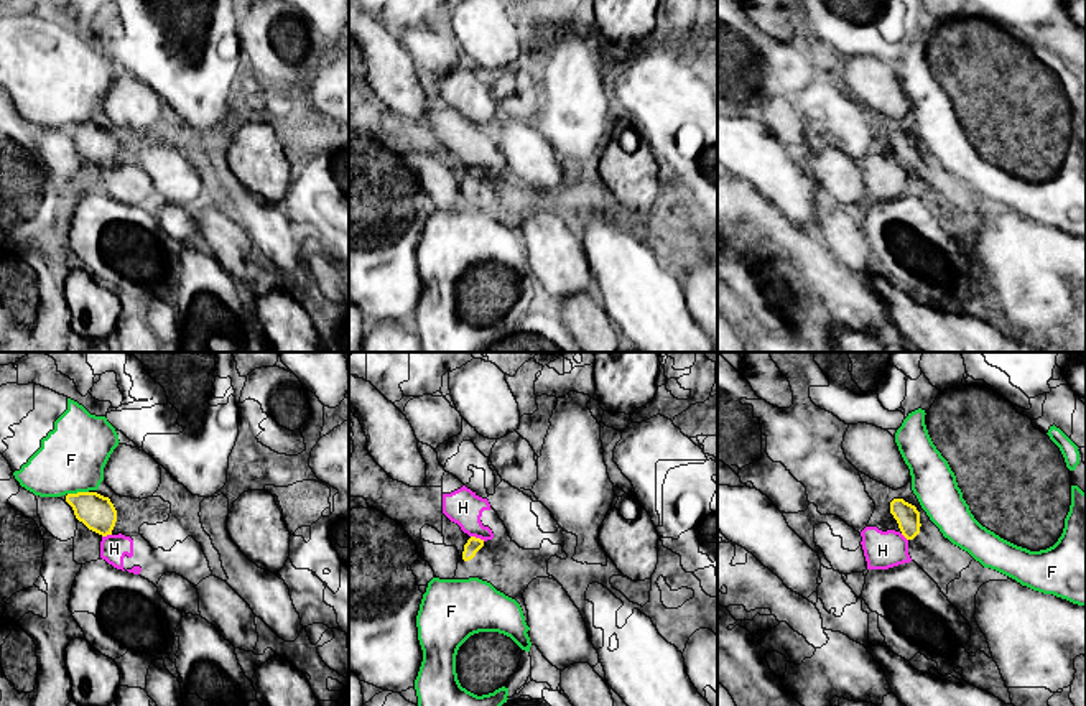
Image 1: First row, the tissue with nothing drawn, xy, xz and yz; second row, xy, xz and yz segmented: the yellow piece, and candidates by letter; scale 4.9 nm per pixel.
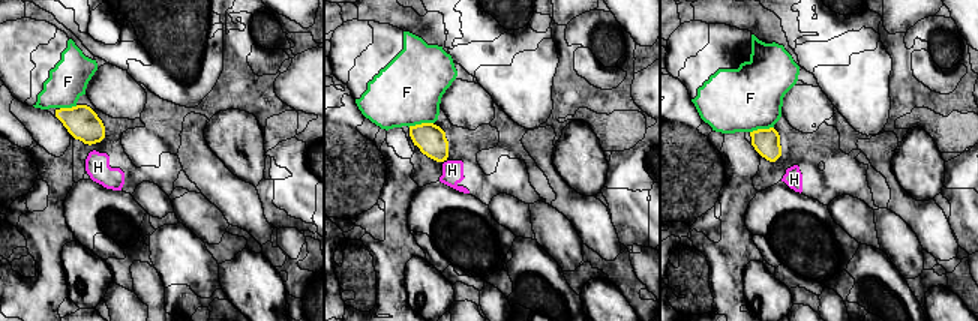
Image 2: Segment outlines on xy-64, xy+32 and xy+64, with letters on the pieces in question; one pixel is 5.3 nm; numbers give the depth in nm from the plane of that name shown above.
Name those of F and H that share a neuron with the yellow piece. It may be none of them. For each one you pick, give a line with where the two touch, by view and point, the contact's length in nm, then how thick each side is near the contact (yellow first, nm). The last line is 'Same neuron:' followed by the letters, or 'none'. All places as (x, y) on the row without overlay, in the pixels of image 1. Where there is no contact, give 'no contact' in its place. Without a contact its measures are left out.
Same neuron: none

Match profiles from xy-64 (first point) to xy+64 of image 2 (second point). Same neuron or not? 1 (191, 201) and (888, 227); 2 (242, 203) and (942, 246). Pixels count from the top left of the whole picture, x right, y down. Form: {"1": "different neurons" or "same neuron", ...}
{"1": "same neuron", "2": "same neuron"}

